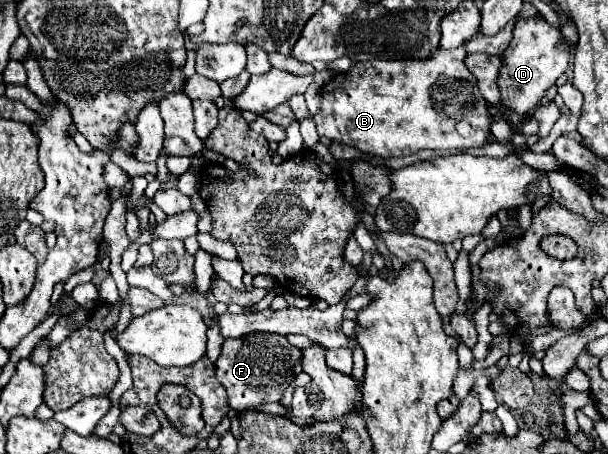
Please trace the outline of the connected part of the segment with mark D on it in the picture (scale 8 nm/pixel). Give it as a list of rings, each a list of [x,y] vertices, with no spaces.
[[[543,17],[539,19],[521,19],[513,29],[513,41],[501,55],[503,65],[499,69],[499,93],[503,113],[527,115],[531,113],[539,101],[545,97],[545,91],[555,85],[559,75],[563,75],[569,67],[569,43],[561,37],[561,31],[551,27]]]

